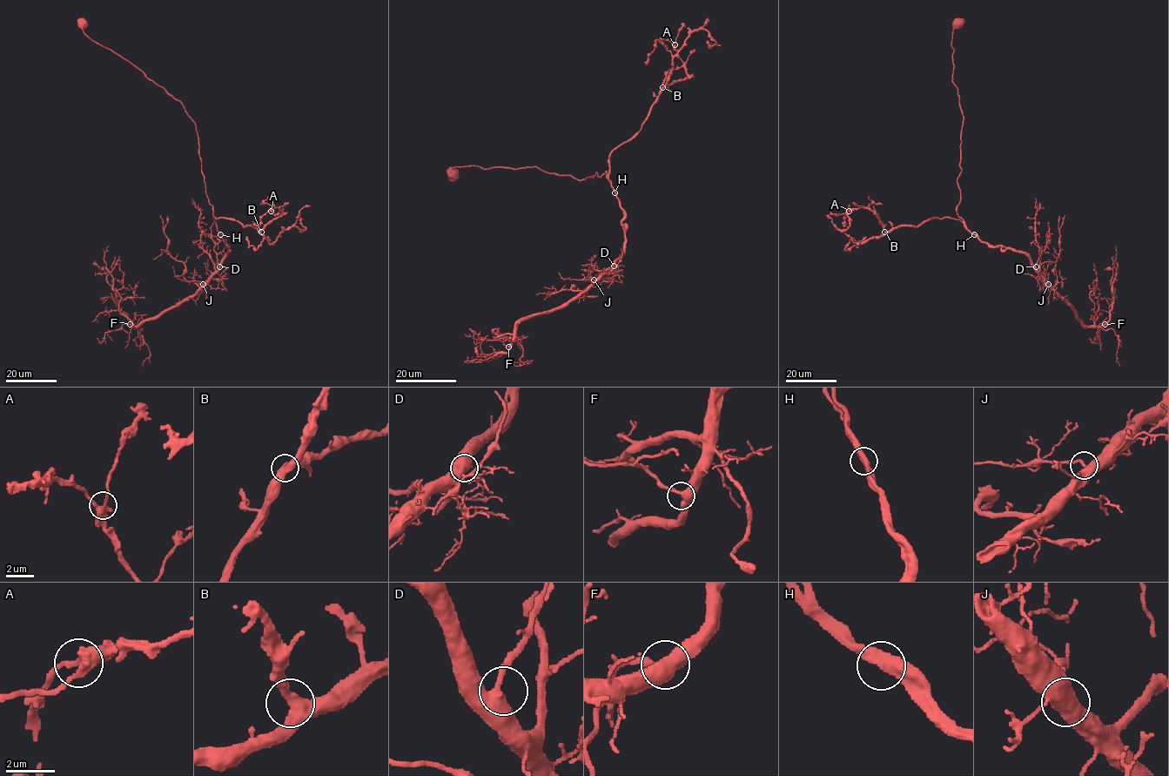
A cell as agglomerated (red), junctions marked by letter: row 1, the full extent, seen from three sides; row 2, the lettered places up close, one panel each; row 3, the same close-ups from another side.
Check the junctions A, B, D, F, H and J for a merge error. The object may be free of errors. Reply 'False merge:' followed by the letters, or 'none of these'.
False merge: none of these

